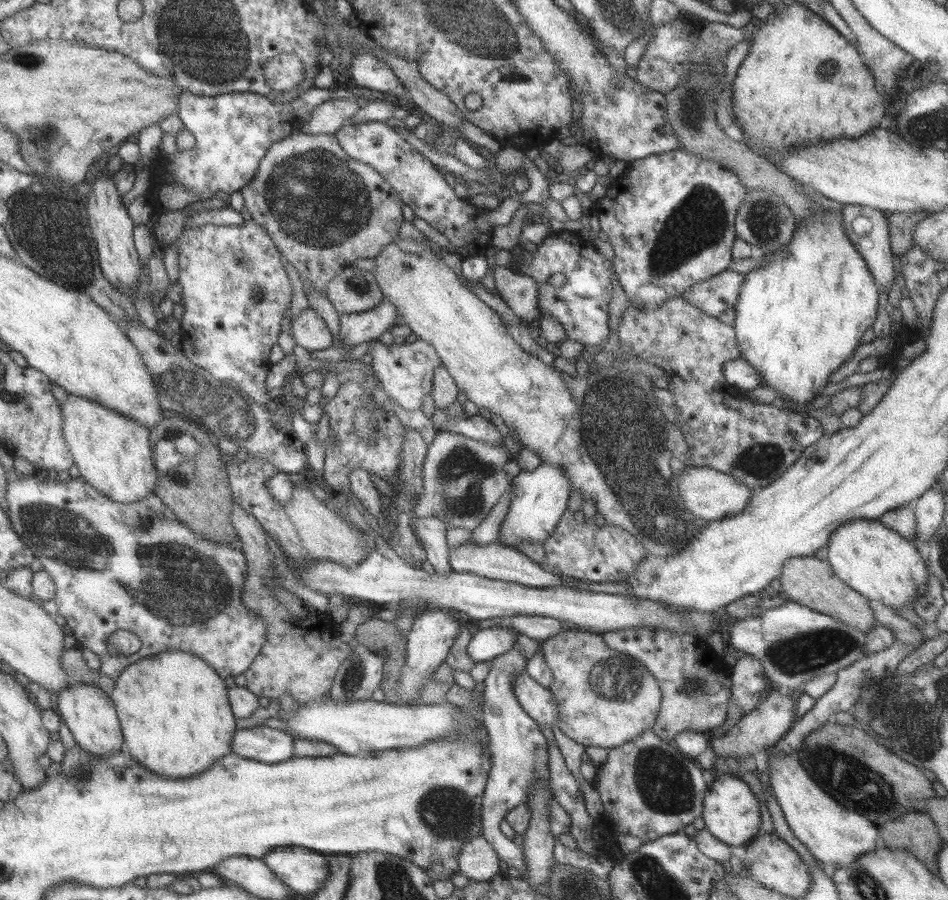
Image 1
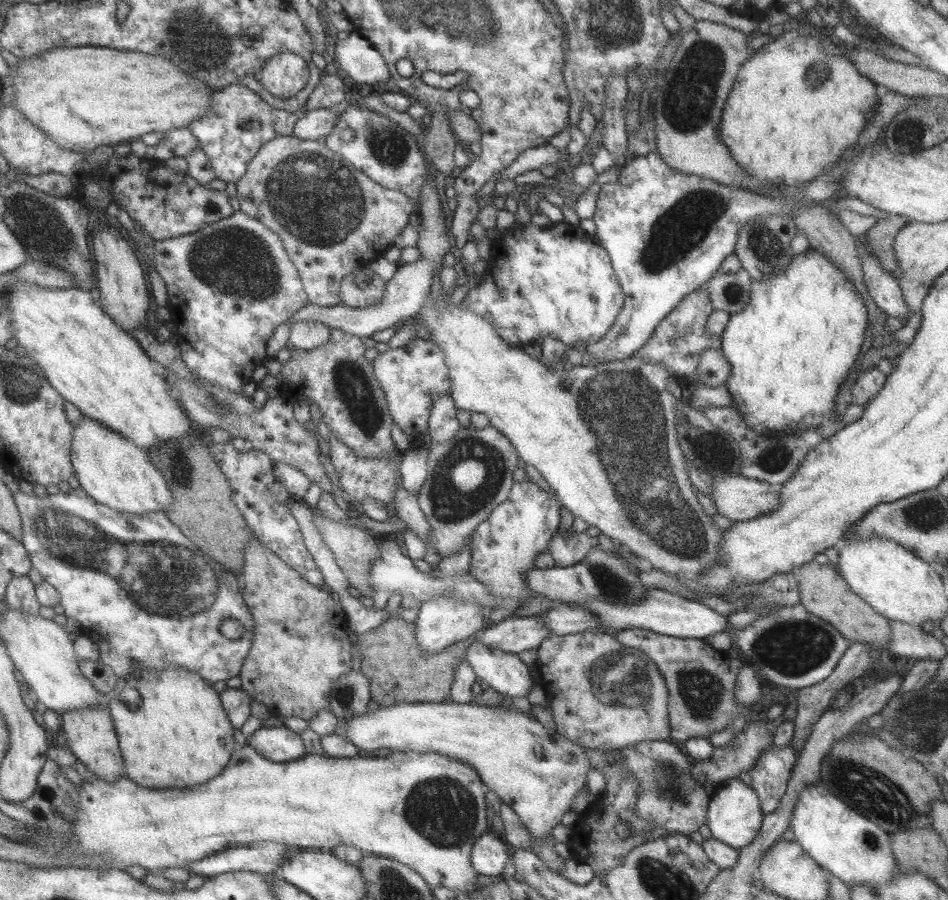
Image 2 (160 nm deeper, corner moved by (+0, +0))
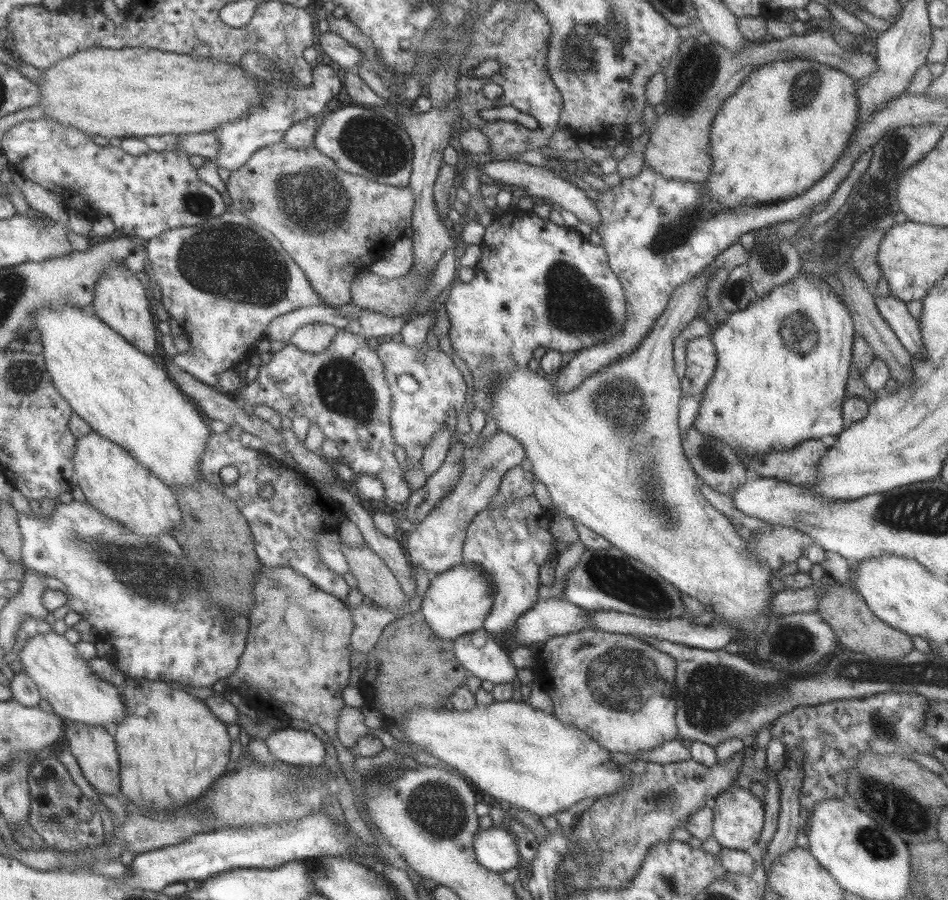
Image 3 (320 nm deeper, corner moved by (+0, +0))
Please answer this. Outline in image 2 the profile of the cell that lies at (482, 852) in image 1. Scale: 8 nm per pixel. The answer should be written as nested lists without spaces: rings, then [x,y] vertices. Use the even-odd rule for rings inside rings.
[[[483,833],[473,843],[470,861],[477,875],[502,876],[503,866],[510,859],[509,845],[502,838]]]

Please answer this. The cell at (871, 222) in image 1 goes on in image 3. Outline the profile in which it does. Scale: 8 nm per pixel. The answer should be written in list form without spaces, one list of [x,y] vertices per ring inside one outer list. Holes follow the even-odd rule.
[[[887,296],[874,298],[874,304],[881,318],[891,328],[901,346],[914,360],[924,358],[924,347],[917,320],[909,315],[905,302]]]

